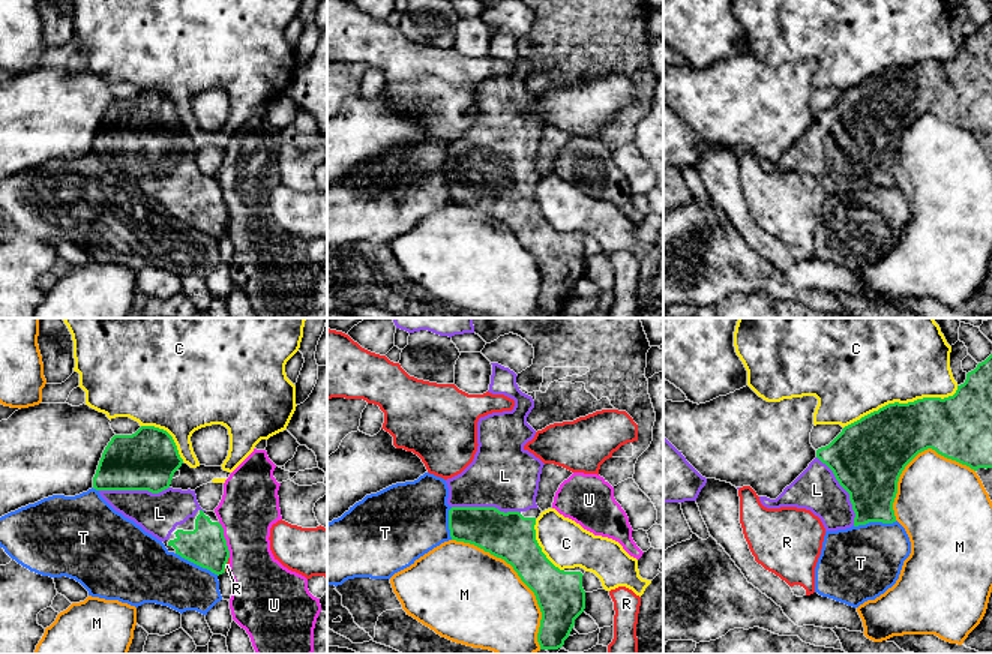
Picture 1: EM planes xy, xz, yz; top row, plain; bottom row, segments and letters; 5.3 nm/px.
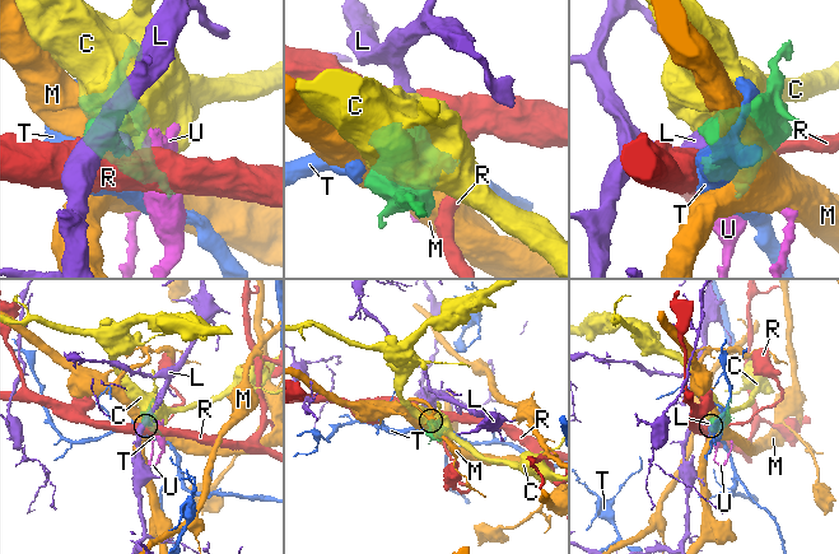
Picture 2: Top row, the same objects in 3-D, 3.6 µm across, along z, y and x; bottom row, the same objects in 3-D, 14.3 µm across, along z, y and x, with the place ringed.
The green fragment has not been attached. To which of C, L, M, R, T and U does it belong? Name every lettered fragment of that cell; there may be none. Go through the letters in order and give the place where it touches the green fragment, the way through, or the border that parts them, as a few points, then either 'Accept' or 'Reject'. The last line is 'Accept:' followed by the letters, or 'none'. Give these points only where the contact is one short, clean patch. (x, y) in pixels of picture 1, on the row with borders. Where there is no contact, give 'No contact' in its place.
C: Touches green at yz (902, 404). Reject
L: Touches green at xy (134, 489). Accept
M: Touches green at xz (520, 576). Reject
R: Touches green at xy (225, 564). Boundary: xy (228, 557), (224, 570). Reject
T: Touches green at yz (874, 521). Reject
U: Touches green at xy (225, 540). Reject
Accept: L

